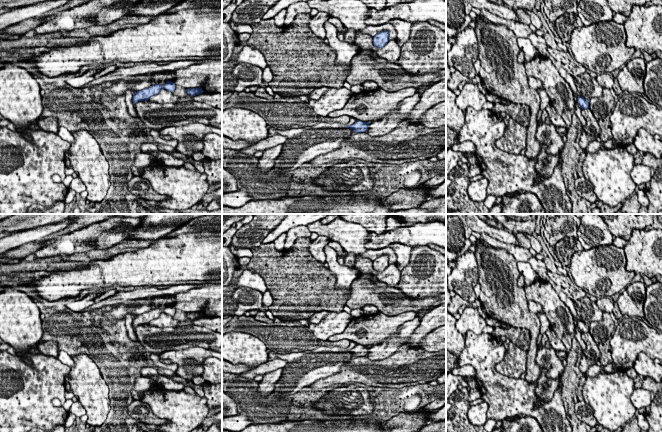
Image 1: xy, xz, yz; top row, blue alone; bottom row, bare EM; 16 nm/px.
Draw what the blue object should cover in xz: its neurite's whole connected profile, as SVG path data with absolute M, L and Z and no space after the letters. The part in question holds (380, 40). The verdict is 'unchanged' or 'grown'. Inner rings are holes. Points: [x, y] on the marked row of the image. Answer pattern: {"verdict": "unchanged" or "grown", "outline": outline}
{"verdict": "unchanged", "outline": "M384 30L373 37L373 45L377 48L383 48L389 41L389 32Z"}

